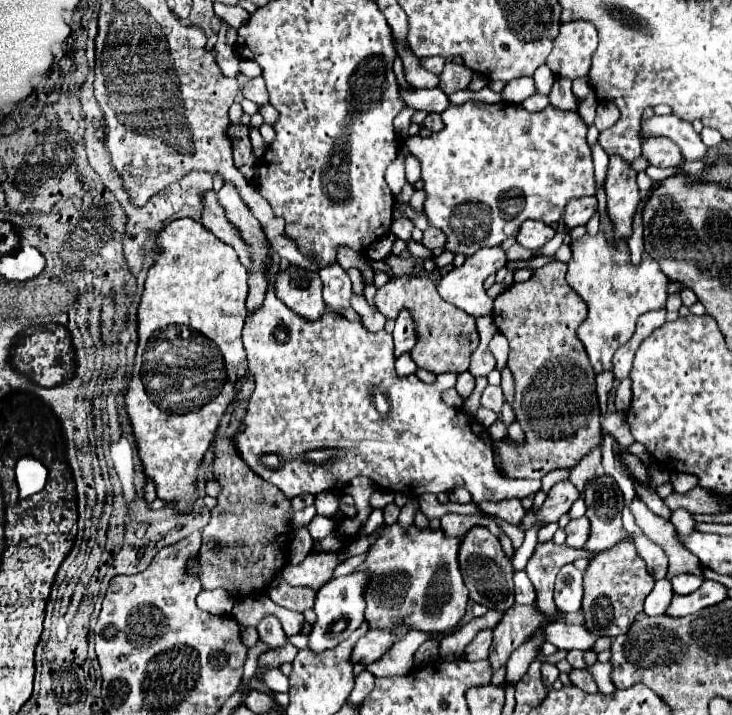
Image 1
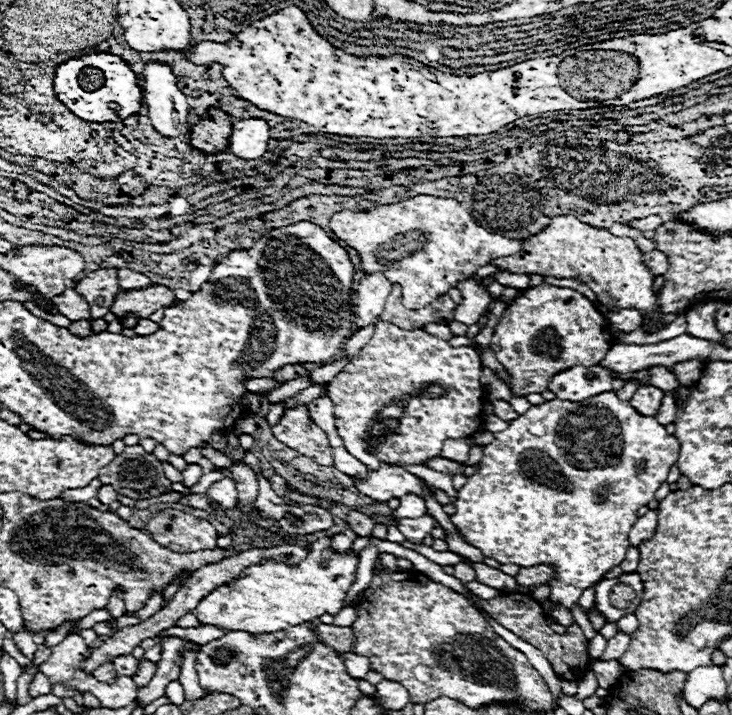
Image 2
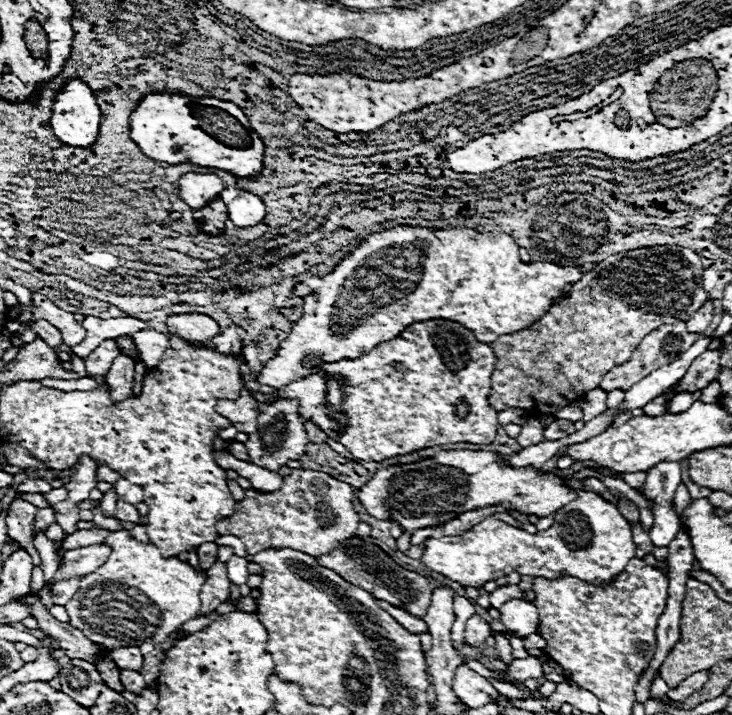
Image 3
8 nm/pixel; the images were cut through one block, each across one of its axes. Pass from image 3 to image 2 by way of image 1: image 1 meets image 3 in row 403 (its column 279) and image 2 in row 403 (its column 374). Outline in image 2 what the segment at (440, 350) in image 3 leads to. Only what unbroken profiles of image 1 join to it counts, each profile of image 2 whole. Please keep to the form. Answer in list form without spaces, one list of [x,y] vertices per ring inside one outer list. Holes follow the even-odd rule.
[[[380,320],[376,326],[376,334],[370,338],[370,342],[328,384],[328,398],[334,404],[336,428],[340,438],[344,440],[346,450],[370,470],[376,470],[380,462],[422,464],[424,460],[436,458],[440,454],[442,442],[446,438],[466,438],[480,428],[480,406],[484,404],[484,388],[480,384],[480,376],[482,362],[474,348],[452,348],[446,340],[434,338],[428,332],[402,330],[398,326],[392,326],[390,322]]]

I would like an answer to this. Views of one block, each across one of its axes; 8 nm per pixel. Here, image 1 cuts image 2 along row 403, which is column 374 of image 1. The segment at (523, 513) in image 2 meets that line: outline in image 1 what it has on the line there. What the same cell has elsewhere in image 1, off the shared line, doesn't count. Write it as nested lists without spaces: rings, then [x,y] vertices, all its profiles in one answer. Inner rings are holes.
[[[398,524],[386,526],[380,532],[376,544],[370,546],[368,558],[360,564],[360,570],[368,570],[374,580],[366,590],[366,620],[372,628],[392,628],[394,624],[408,624],[412,630],[422,632],[448,632],[452,630],[462,616],[466,614],[468,604],[468,588],[462,582],[462,574],[458,568],[458,546],[460,538],[446,538],[442,530],[432,532],[430,528],[418,530],[412,526],[410,530],[402,530]]]

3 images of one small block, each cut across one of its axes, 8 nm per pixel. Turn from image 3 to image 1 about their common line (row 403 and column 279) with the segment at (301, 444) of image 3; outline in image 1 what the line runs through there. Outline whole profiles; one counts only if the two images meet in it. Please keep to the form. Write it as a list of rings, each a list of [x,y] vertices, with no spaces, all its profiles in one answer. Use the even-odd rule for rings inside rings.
[[[288,266],[278,274],[276,296],[292,312],[306,320],[320,320],[326,312],[326,304],[322,300],[322,280],[314,270]]]

